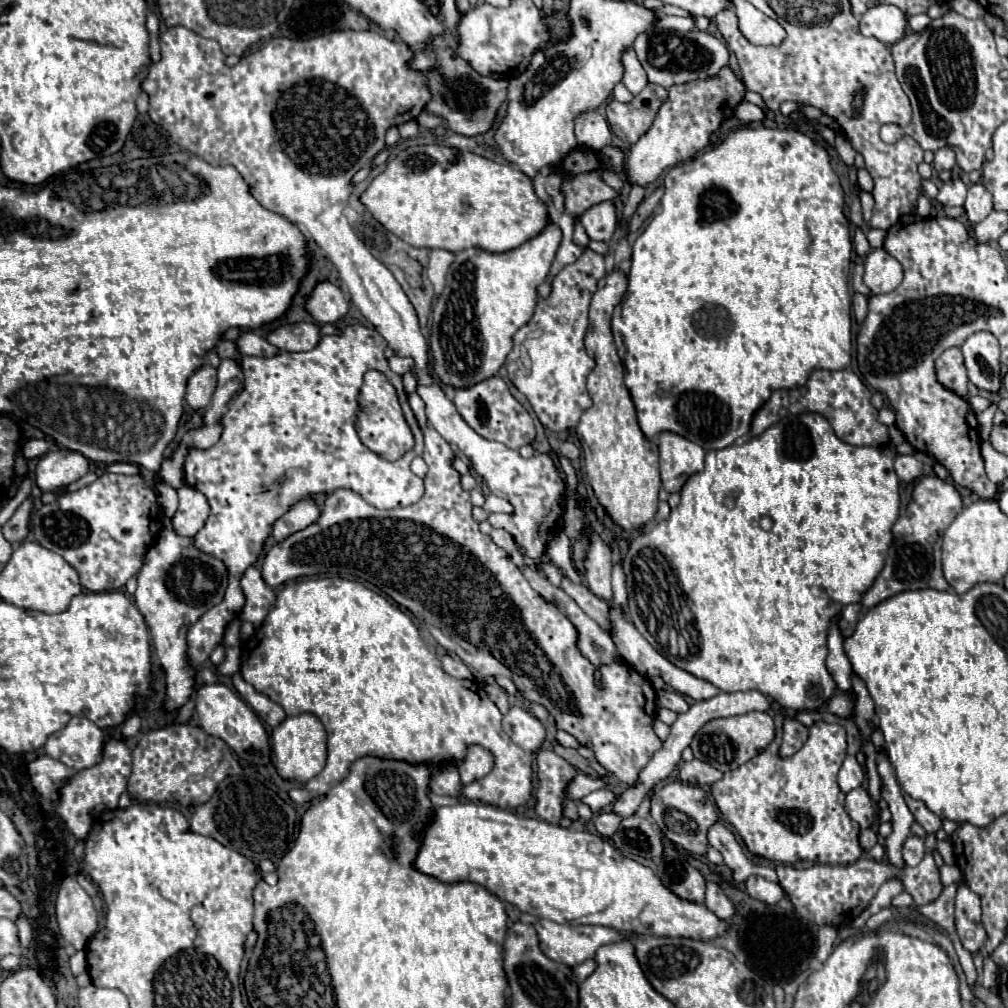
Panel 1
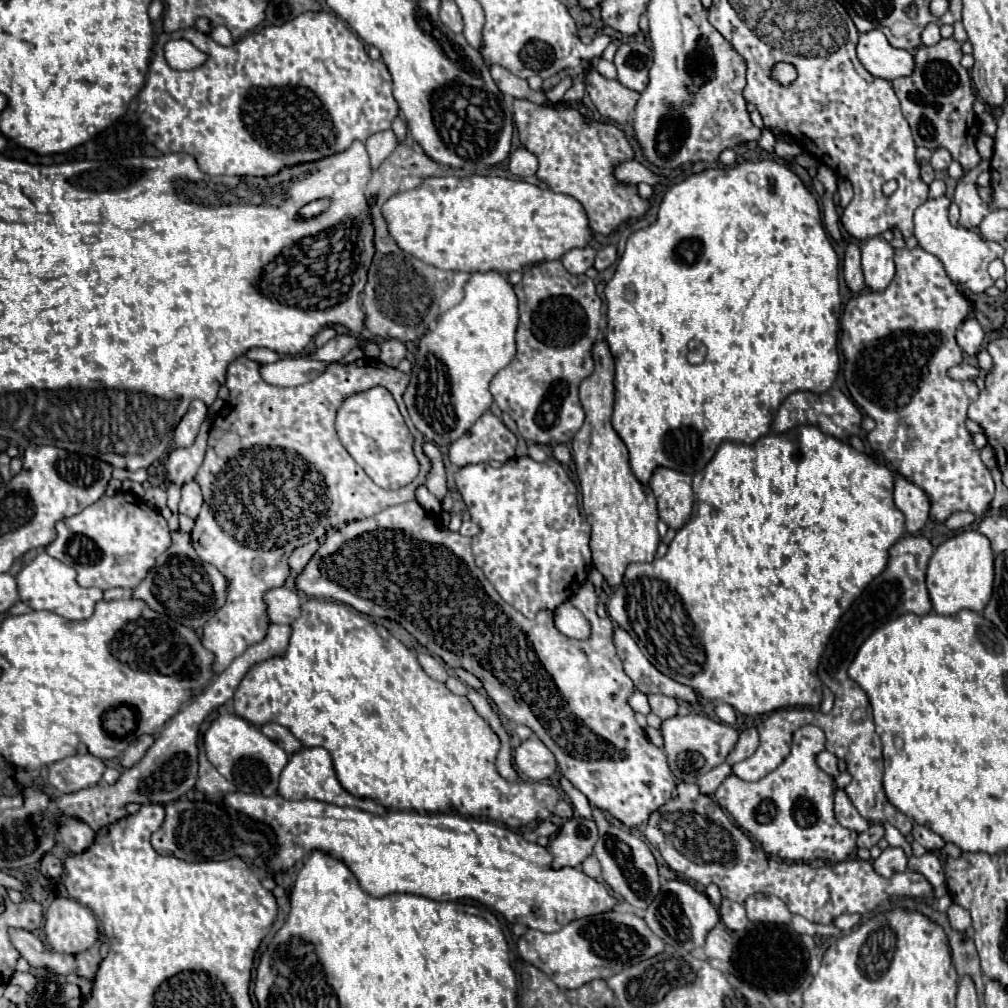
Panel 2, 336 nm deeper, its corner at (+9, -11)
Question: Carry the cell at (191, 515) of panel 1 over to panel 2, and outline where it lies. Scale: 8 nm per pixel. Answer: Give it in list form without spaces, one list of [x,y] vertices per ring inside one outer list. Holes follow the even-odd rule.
[[[190,481],[186,483],[186,487],[182,487],[182,499],[180,499],[180,513],[190,517],[190,519],[196,519],[198,513],[202,509],[202,493],[200,493],[200,487]]]

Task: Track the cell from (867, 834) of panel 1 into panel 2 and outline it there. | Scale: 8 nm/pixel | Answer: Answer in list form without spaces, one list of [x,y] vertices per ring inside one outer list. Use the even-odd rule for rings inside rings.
[[[872,823],[868,831],[864,831],[864,833],[858,835],[856,847],[866,847],[866,849],[870,849],[870,847],[874,847],[882,837],[884,837],[884,827],[878,825],[878,823]]]

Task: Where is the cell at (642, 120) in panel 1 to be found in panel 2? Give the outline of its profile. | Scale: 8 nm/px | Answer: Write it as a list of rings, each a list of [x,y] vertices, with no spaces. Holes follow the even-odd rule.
[[[596,69],[586,79],[586,91],[598,113],[616,125],[630,119],[640,99],[640,93],[630,91],[616,79],[604,79]]]

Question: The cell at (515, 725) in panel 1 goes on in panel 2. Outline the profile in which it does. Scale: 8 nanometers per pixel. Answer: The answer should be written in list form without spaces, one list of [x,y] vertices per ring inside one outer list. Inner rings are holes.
[[[524,741],[514,751],[514,763],[516,769],[532,781],[548,779],[556,773],[556,759],[542,741]]]

